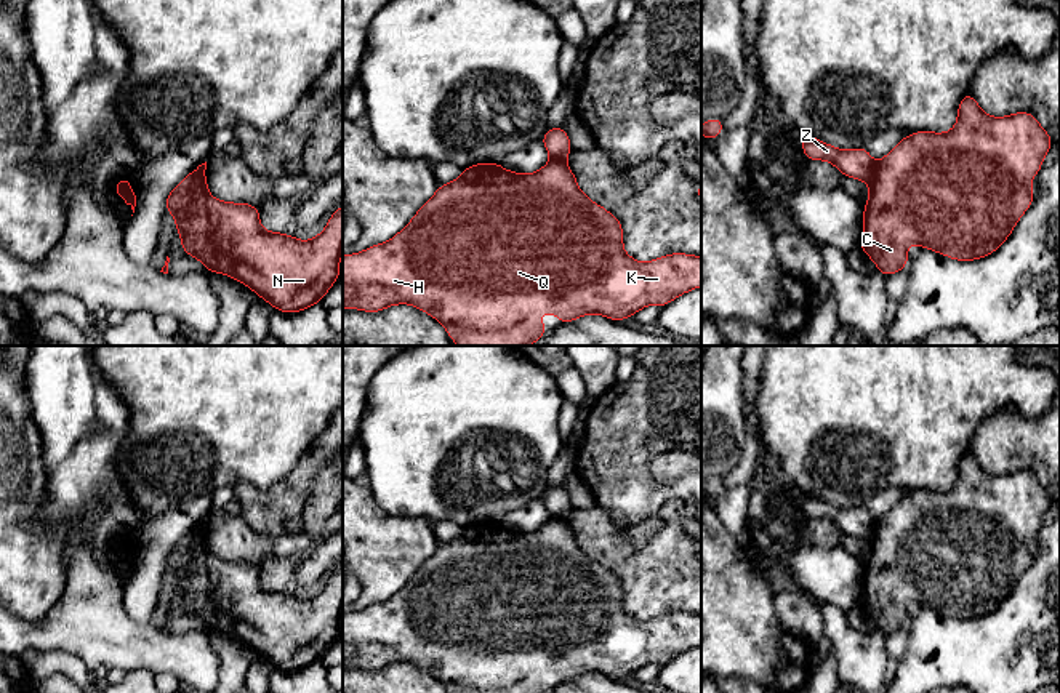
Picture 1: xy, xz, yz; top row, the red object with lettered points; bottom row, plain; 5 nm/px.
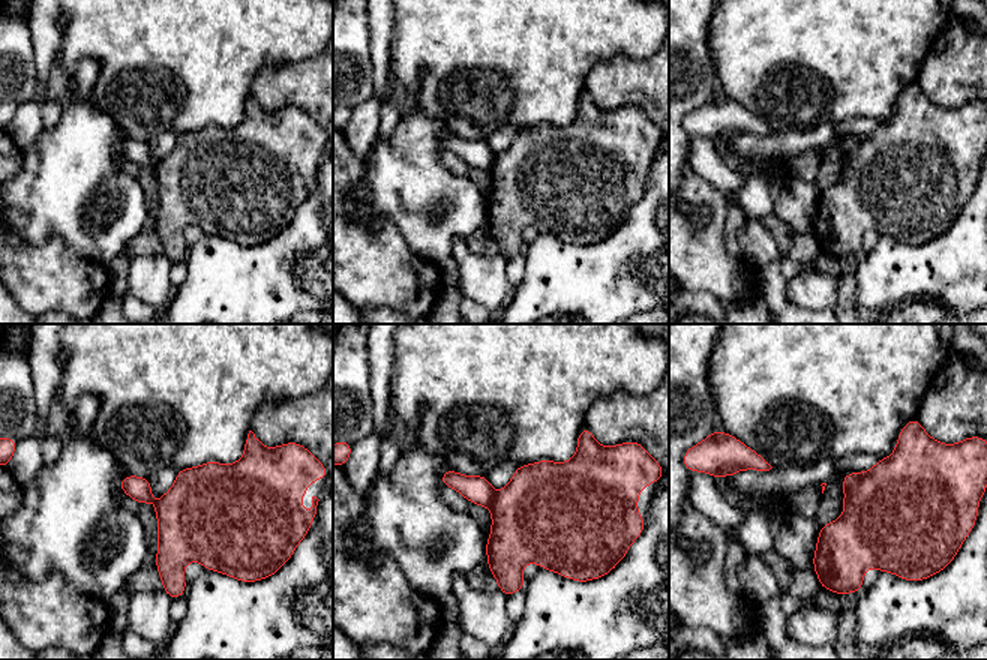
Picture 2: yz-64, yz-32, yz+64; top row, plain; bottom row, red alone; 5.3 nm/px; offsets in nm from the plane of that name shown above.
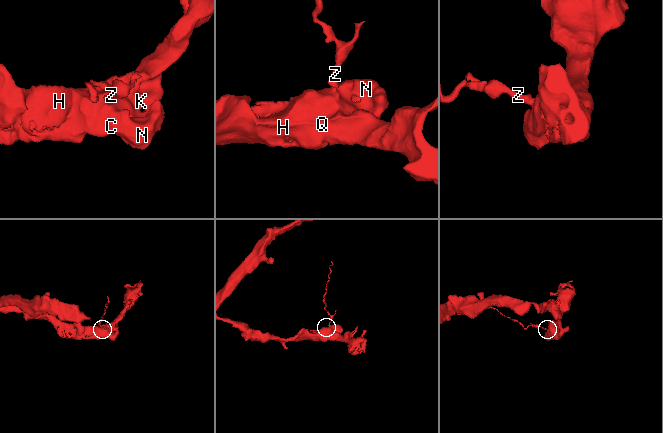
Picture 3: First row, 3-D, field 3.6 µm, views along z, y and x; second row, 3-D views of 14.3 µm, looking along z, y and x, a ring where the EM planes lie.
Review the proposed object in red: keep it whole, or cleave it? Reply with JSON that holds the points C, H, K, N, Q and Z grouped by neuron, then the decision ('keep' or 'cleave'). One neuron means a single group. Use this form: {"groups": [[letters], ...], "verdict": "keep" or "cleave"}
{"groups": [["C", "H", "K", "N", "Q"], ["Z"]], "verdict": "cleave"}

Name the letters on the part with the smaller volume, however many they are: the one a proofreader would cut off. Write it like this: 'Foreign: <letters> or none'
Foreign: Z

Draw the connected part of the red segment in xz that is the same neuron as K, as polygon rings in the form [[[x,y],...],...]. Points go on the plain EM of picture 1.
[[[559,517],[530,533],[508,530],[500,522],[463,527],[463,533],[439,544],[389,600],[357,613],[343,613],[343,666],[381,671],[387,664],[412,663],[431,672],[448,693],[544,693],[549,682],[535,679],[543,671],[557,672],[560,683],[586,672],[621,680],[648,663],[665,666],[698,645],[700,615],[674,611],[650,621],[628,615],[618,576],[589,559],[580,549],[572,528]]]

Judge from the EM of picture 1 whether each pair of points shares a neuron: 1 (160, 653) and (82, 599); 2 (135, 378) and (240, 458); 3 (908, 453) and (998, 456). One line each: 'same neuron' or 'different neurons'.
1: same neuron
2: same neuron
3: different neurons

